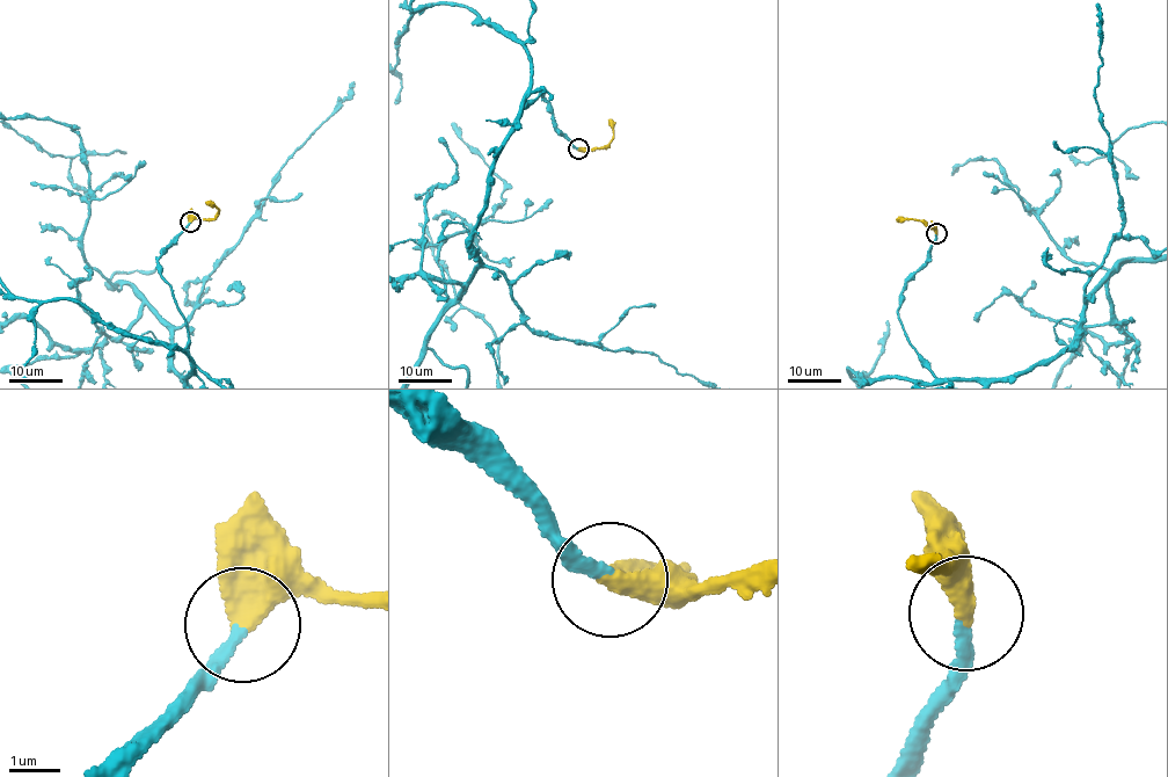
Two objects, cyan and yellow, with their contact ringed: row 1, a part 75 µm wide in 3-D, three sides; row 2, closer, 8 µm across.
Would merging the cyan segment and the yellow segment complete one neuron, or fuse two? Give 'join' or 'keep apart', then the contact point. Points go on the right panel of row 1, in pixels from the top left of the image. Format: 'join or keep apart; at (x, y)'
join; at (936, 233)

